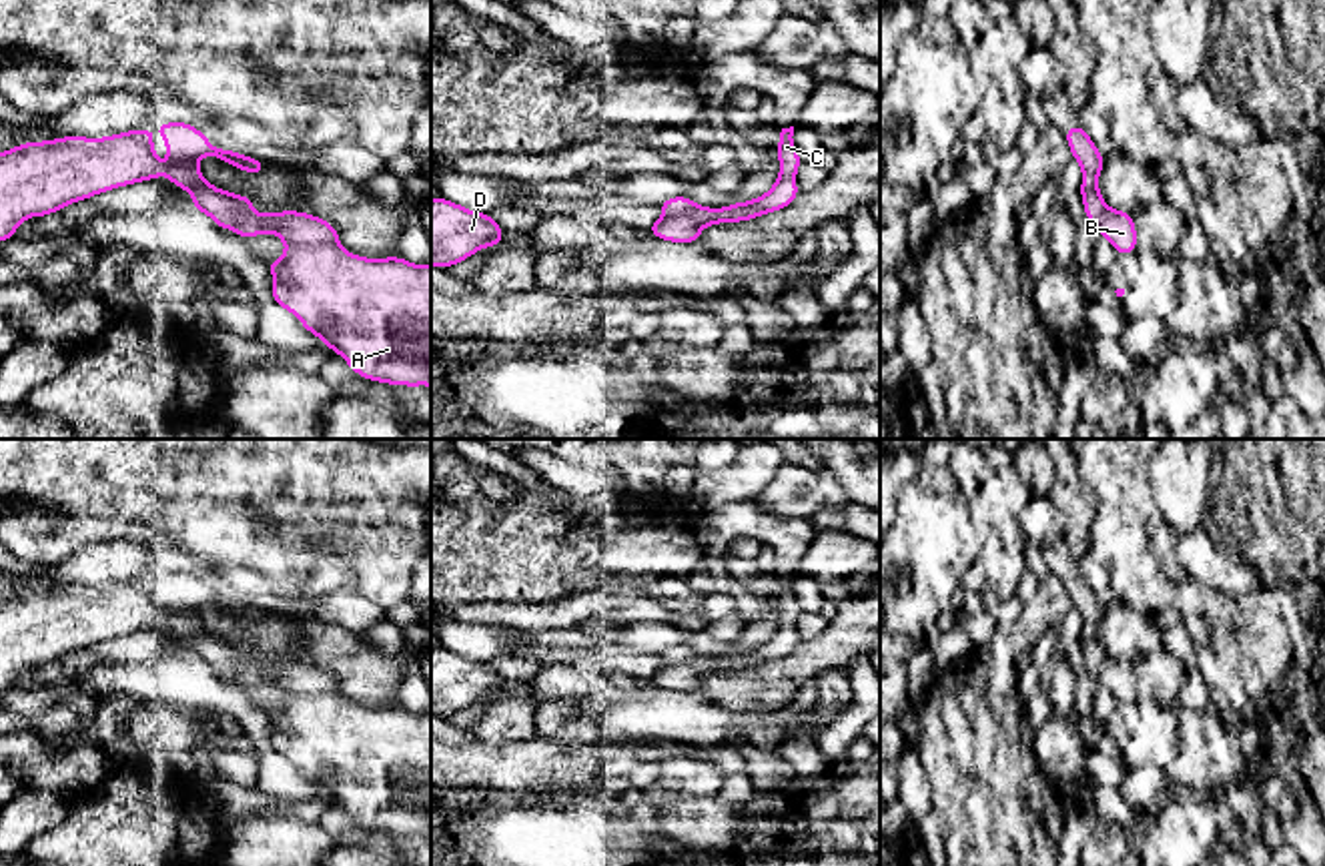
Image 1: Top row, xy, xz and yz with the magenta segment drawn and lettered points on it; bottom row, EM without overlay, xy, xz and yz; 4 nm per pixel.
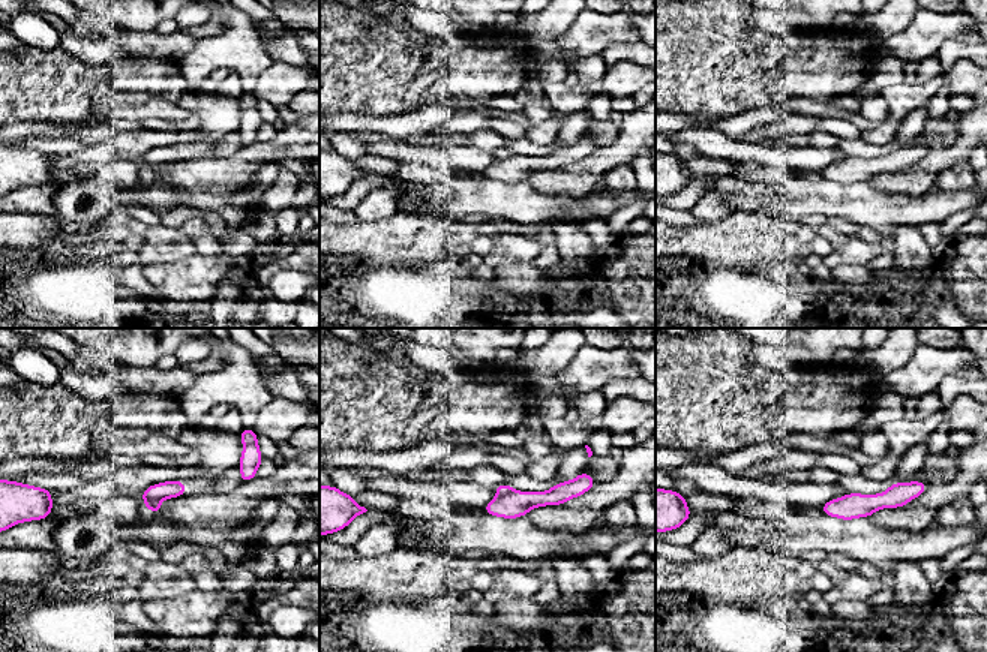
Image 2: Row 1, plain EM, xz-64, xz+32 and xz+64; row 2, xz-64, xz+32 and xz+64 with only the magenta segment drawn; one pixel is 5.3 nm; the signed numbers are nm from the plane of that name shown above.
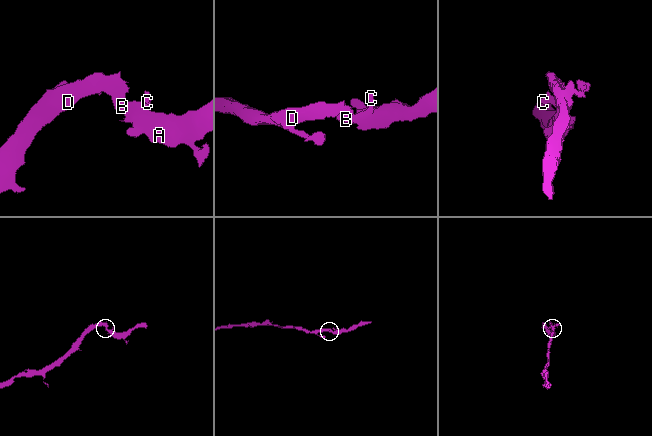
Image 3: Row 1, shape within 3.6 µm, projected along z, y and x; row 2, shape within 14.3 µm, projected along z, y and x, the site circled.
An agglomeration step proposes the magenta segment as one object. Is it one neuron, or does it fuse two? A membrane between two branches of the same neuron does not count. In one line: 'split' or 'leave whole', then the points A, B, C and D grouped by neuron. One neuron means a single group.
split; A B C / D

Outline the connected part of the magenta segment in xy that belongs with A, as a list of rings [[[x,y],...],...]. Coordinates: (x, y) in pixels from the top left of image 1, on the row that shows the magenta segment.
[[[301,210],[249,212],[235,221],[233,231],[241,239],[275,233],[285,243],[285,255],[267,263],[275,279],[271,289],[275,303],[339,353],[359,377],[387,385],[431,387],[431,263],[413,265],[401,257],[367,259],[347,253],[329,221]]]

